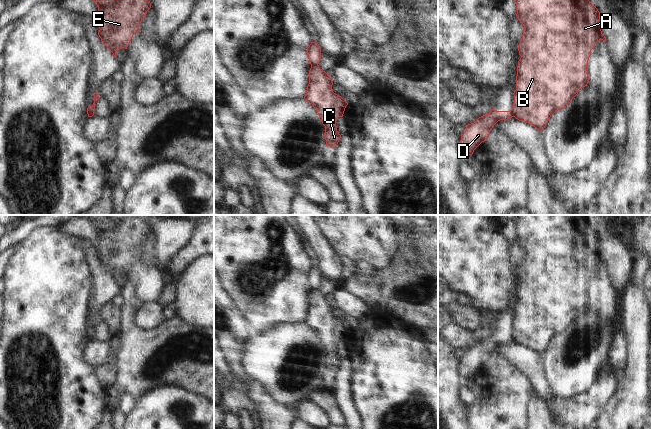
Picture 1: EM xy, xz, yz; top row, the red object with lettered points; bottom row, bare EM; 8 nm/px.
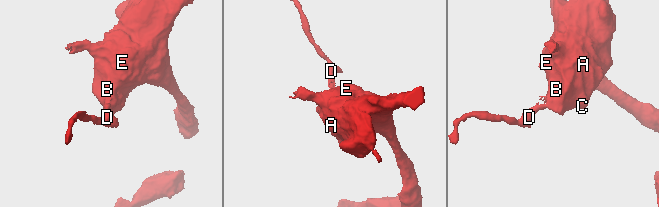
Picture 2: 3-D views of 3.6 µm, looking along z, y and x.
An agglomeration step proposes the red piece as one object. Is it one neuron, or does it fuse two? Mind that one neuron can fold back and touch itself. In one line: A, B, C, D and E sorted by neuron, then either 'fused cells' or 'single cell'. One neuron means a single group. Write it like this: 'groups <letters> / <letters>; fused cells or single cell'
groups A B C E / D; fused cells

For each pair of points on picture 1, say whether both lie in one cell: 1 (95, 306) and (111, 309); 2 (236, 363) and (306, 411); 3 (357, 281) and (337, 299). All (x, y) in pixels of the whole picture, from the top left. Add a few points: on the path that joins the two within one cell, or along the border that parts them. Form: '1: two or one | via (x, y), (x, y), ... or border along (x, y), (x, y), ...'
1: two | border along (110, 300), (102, 306), (96, 315)
2: two | border along (296, 411), (297, 418)
3: two | border along (340, 284), (343, 288), (367, 303)

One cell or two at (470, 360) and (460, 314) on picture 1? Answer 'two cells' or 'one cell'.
two cells

